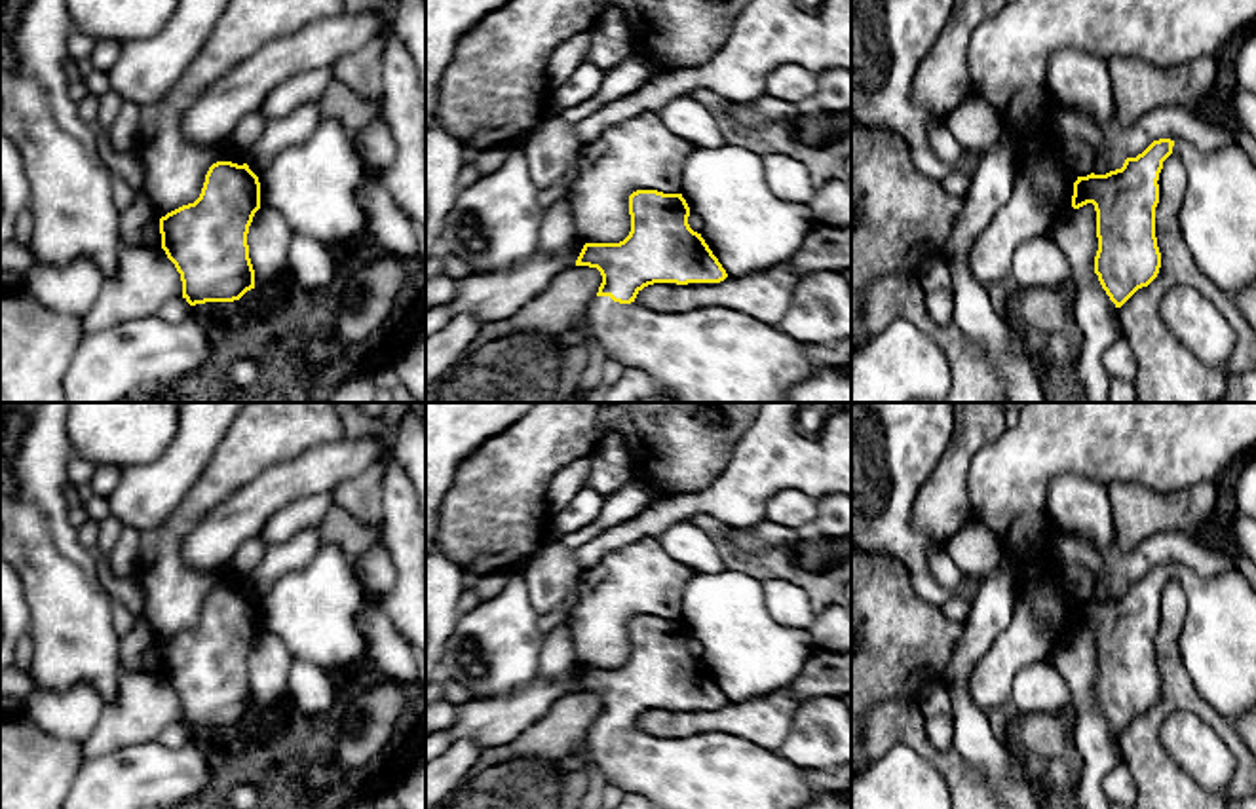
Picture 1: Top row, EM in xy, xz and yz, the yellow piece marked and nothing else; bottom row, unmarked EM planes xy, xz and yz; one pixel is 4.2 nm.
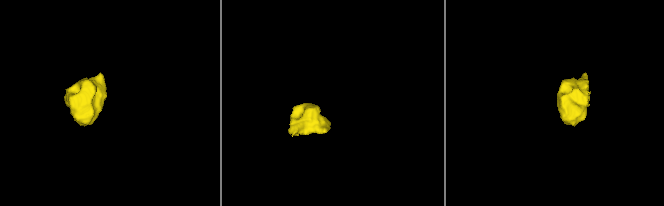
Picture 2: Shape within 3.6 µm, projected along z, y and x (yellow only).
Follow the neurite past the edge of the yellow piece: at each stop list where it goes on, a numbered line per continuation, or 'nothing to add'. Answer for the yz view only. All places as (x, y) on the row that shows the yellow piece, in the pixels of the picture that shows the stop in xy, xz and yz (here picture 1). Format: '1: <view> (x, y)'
1: yz (1218, 211)

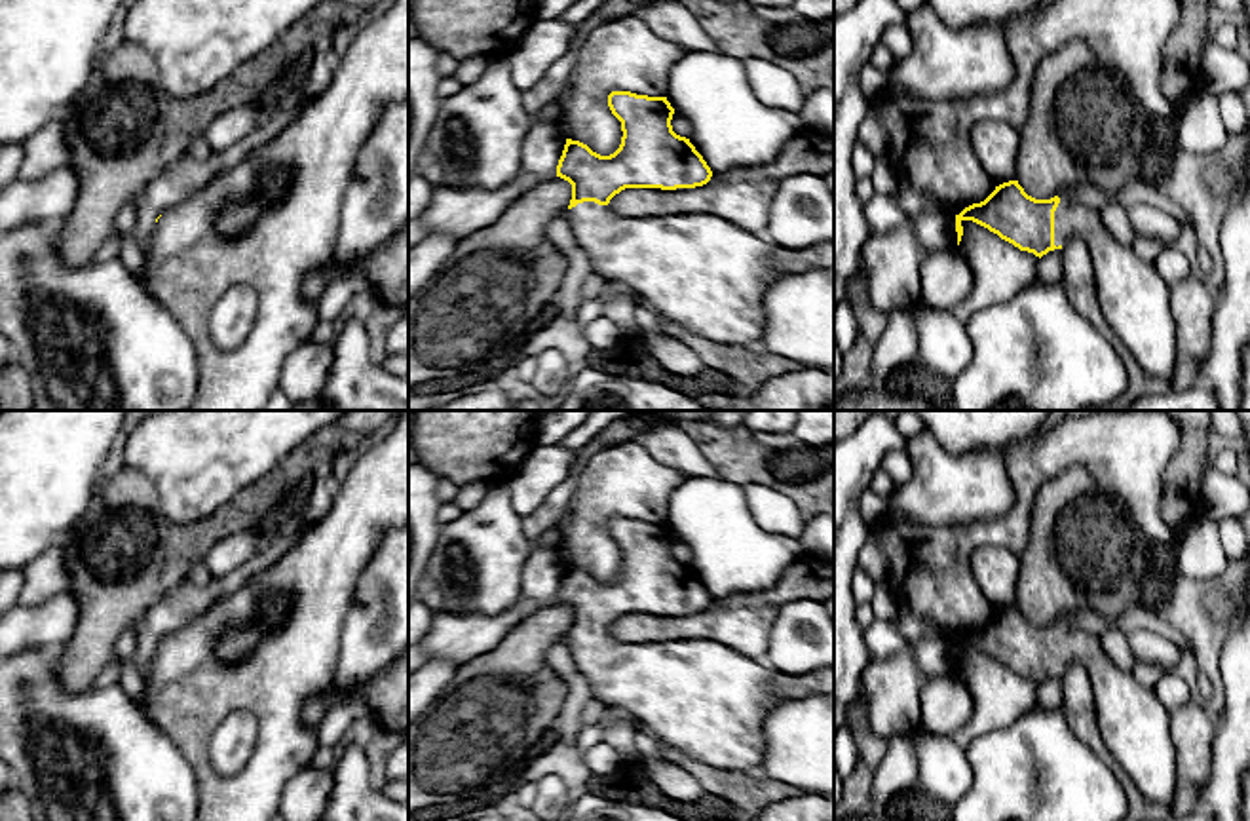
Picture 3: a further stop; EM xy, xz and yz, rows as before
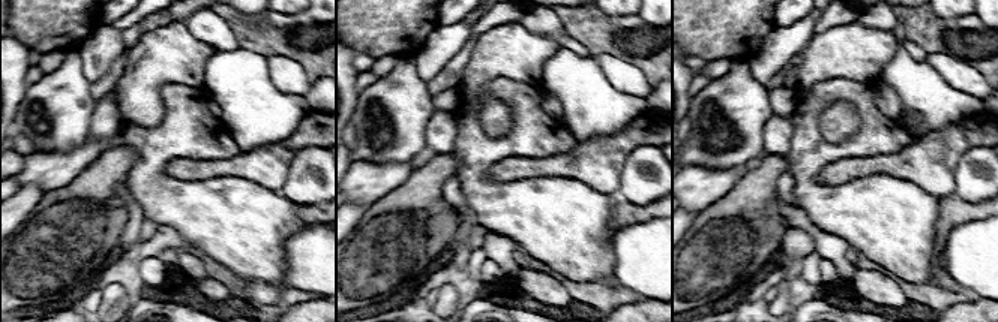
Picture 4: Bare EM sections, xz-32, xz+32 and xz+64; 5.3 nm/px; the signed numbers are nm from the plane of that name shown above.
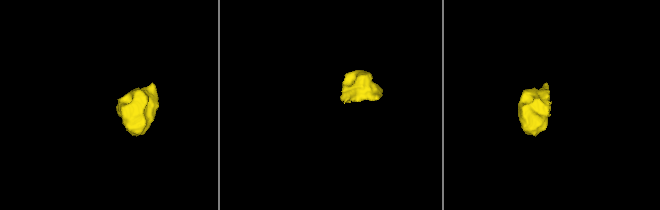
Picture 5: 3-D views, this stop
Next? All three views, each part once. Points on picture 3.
1: yz (1135, 299)

